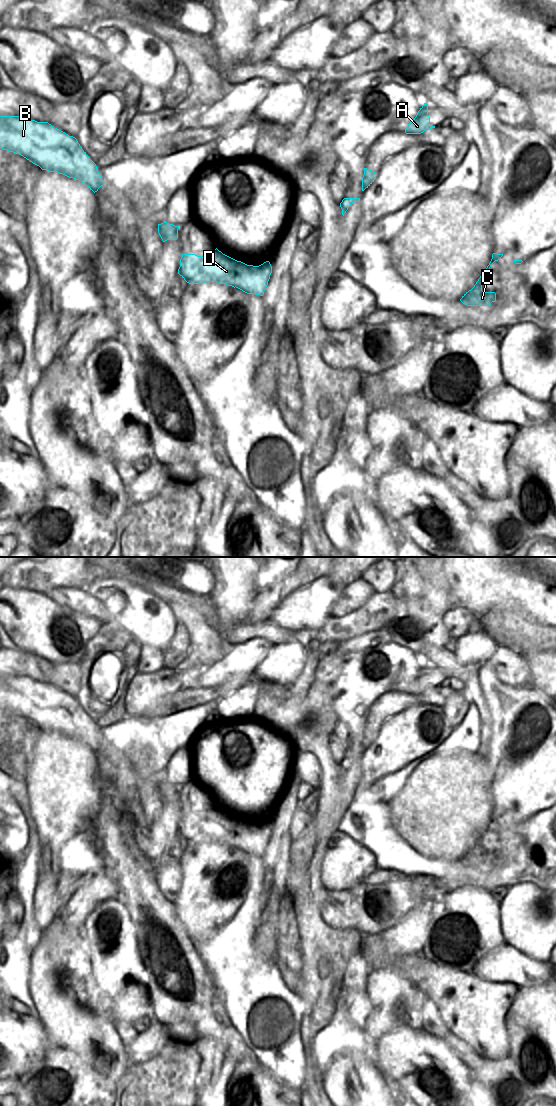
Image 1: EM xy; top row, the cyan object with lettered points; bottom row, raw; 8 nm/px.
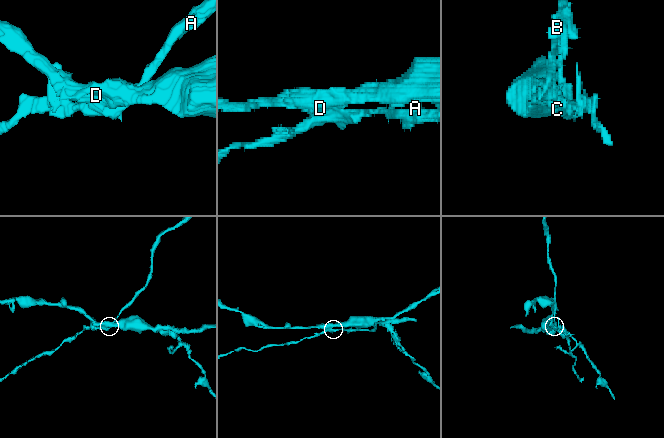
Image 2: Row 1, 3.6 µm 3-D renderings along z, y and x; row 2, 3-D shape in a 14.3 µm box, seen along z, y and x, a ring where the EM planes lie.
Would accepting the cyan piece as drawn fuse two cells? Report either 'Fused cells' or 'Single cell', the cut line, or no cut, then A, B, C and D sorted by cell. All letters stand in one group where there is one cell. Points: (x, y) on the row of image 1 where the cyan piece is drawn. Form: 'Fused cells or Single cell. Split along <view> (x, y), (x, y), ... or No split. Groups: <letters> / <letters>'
Fused cells. Split along xy (226, 284), (231, 284), (234, 287). Groups: A / B C D.

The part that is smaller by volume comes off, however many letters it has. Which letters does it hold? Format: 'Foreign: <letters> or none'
Foreign: A

